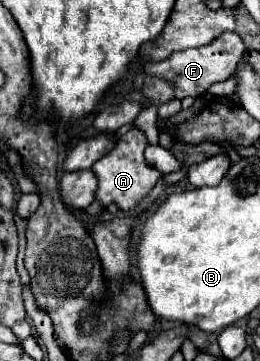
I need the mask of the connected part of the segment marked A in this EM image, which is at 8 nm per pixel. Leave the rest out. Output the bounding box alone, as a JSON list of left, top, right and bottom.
[91,127,161,209]

